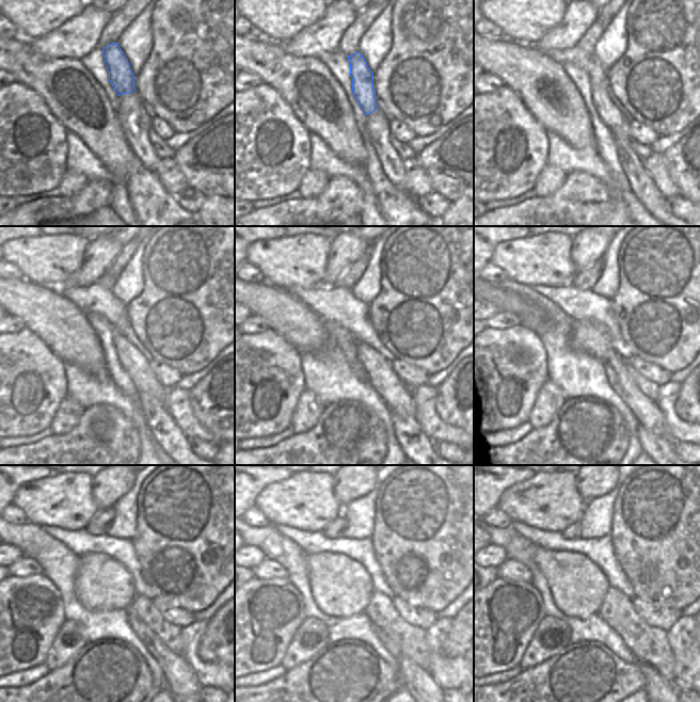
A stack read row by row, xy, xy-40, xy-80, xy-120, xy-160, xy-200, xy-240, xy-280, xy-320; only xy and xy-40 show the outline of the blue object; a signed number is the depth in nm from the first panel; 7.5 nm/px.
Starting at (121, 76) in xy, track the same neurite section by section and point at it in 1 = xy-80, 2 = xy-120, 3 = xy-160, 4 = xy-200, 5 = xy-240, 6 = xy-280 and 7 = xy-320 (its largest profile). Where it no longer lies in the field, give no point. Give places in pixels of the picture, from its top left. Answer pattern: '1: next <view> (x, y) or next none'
1: next xy-80 (608, 113)
2: next xy-120 (138, 367)
3: next xy-160 (378, 370)
4: next xy-200 (648, 414)
5: next xy-240 (179, 679)
6: next xy-280 (418, 682)
7: next xy-320 (654, 682)

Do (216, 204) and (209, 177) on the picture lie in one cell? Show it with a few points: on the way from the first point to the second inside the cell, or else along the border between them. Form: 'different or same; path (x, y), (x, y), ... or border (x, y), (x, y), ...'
different; border (223, 195), (210, 194), (205, 196)

